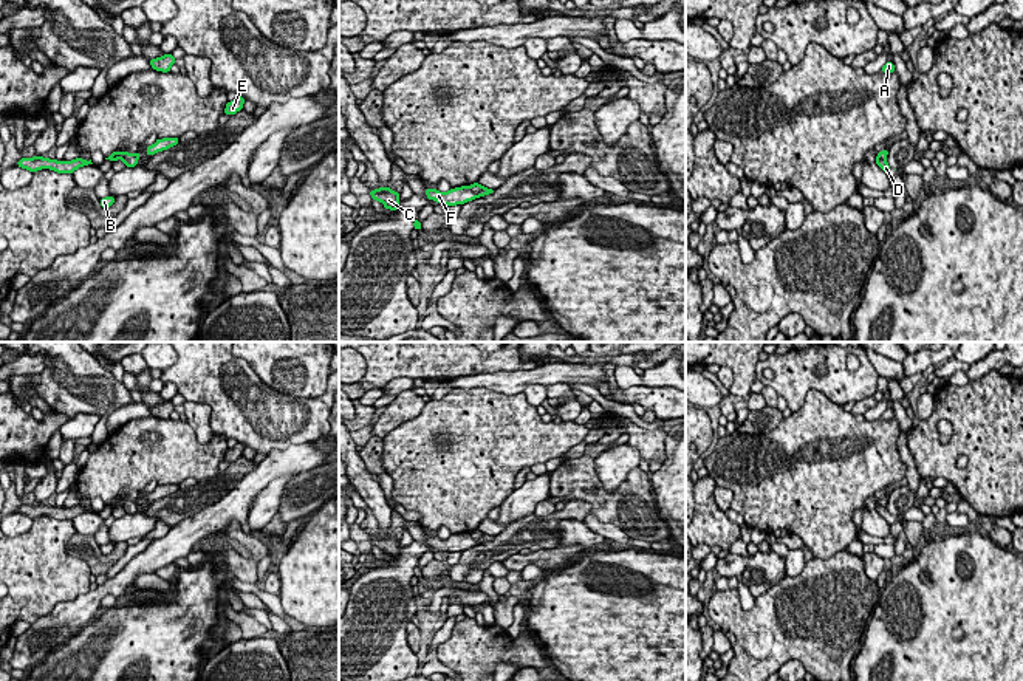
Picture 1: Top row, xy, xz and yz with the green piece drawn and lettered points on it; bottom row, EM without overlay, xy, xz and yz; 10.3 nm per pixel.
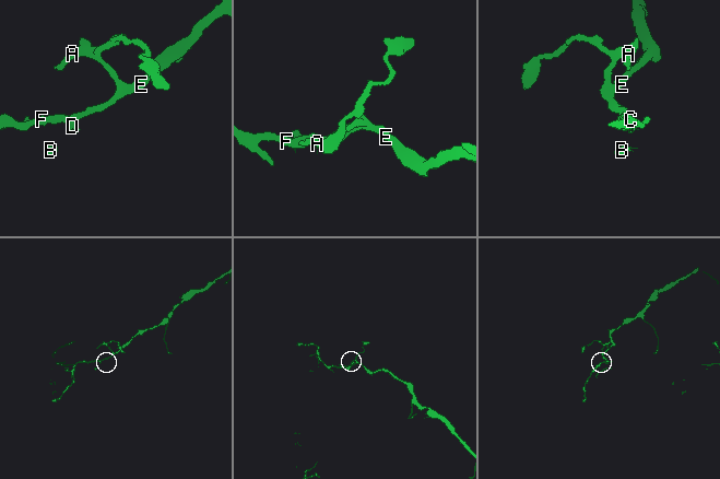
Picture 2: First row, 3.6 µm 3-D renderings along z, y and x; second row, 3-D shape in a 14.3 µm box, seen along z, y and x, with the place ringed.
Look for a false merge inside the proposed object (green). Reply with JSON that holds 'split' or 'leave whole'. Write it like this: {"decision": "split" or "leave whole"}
{"decision": "split"}

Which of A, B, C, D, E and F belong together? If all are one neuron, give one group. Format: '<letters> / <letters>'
A C E F / B D

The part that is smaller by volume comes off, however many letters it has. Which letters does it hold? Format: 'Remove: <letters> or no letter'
Remove: B, D

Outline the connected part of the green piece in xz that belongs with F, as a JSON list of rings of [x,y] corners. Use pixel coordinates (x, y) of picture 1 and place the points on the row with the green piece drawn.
[[[461,186],[461,187],[455,187],[450,189],[449,192],[443,193],[438,189],[432,190],[432,189],[426,189],[426,195],[429,200],[433,200],[436,203],[443,203],[447,206],[455,206],[455,204],[464,204],[467,201],[472,201],[475,198],[494,193],[495,189],[486,189],[483,187],[478,193],[474,193],[469,187]]]

